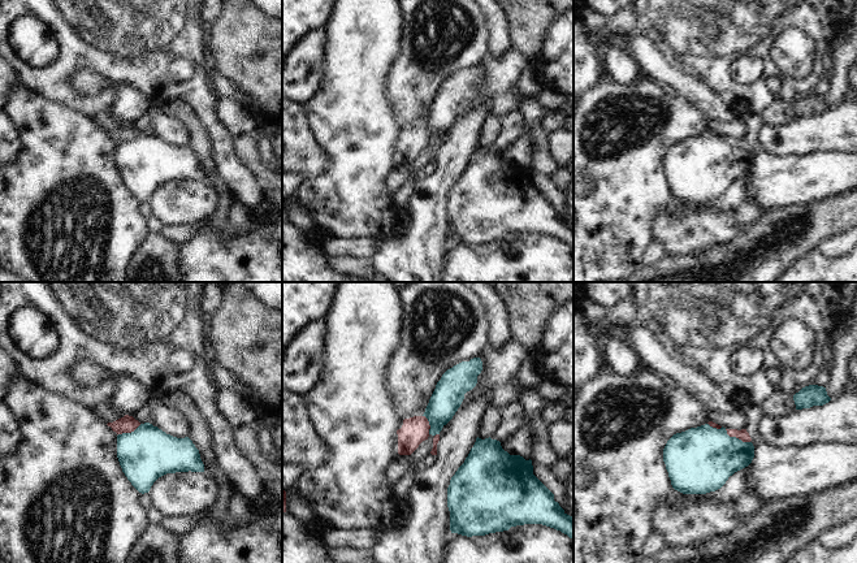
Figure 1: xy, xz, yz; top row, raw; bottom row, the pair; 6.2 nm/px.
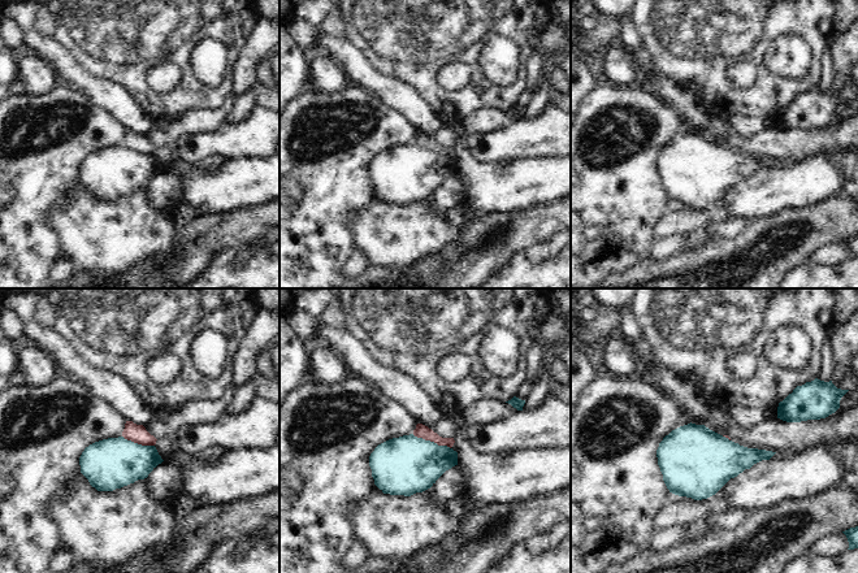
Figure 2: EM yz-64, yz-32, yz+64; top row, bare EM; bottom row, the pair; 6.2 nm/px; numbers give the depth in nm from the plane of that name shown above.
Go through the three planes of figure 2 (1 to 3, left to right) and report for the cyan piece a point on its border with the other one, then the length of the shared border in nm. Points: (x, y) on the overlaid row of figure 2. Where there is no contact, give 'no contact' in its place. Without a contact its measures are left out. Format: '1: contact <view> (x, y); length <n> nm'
1: contact yz-64 (138, 443); length 220 nm
2: contact yz-32 (432, 441); length 260 nm
3: contact yz+64 (726, 437); length 70 nm

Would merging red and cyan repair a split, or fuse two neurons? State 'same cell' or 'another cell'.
another cell

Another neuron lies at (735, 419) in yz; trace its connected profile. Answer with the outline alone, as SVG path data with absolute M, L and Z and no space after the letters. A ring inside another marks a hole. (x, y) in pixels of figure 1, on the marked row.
M687 391L687 393L691 399L698 403L700 408L702 410L702 412L705 413L709 421L713 421L726 429L737 429L737 430L745 429L746 420L745 420L744 413L739 408L735 408L733 411L727 412L727 413L719 412L704 404L698 399L694 391Z

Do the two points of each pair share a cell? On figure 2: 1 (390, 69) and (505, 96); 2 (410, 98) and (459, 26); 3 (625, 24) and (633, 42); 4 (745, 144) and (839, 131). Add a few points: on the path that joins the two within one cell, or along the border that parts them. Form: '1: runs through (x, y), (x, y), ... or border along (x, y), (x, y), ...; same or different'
1: runs through (420, 72), (442, 99), (475, 96); same
2: border along (412, 86), (436, 112); different
3: runs through (628, 27), (631, 38); same
4: runs through (768, 144), (805, 144), (815, 142); same

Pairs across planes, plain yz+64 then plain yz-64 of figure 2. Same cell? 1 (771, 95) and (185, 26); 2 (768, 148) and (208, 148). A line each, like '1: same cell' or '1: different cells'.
1: same cell
2: same cell

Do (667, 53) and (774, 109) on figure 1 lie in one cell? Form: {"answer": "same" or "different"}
{"answer": "different"}

